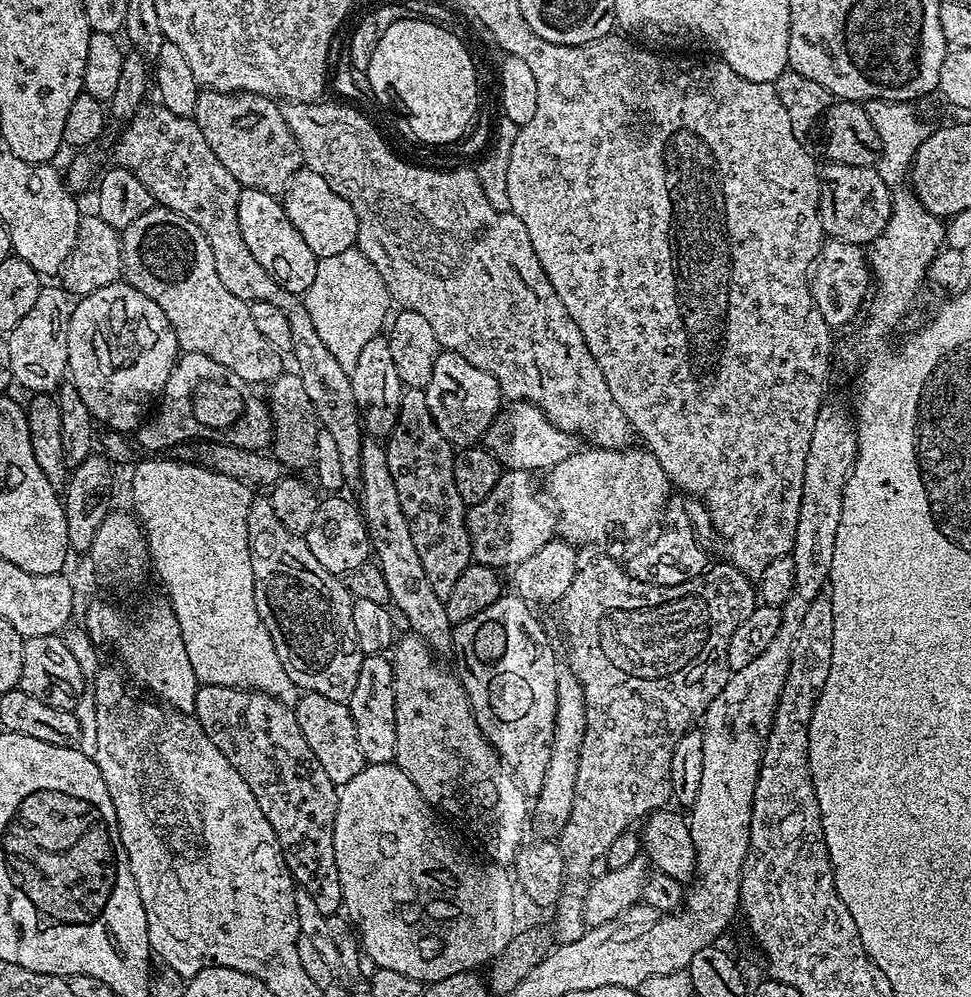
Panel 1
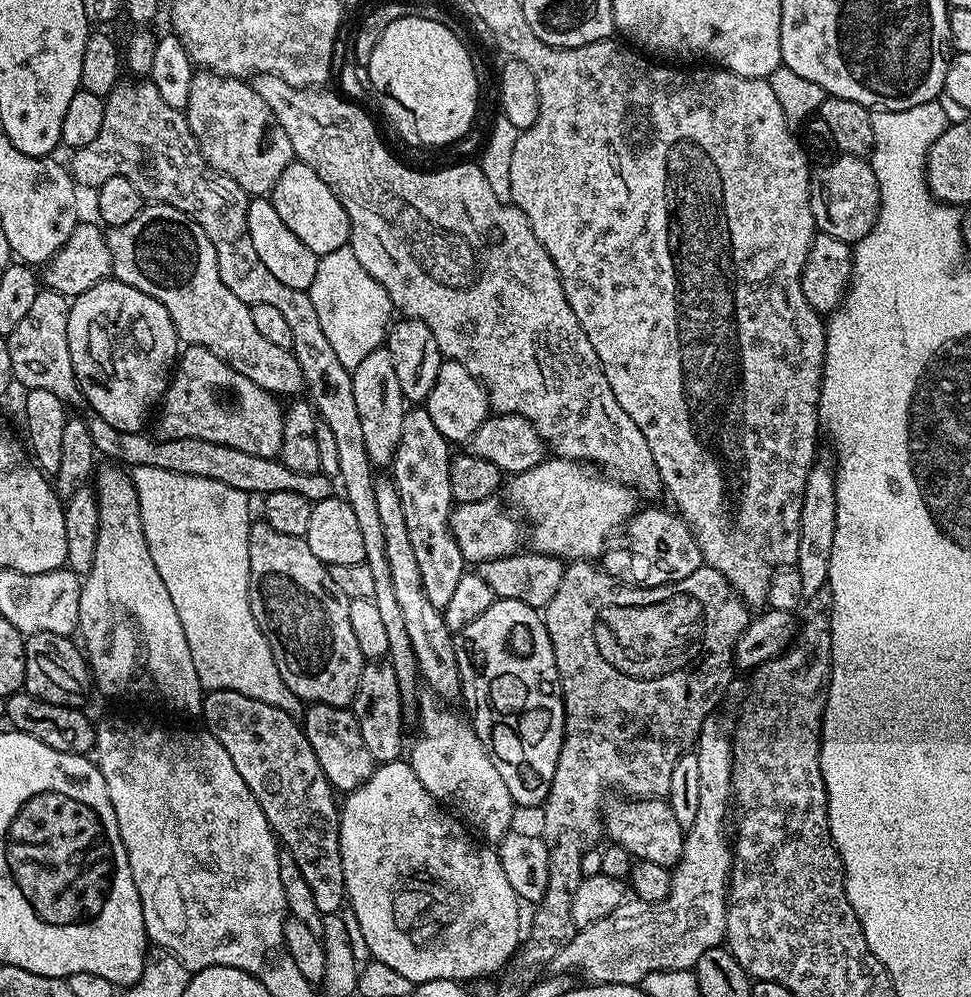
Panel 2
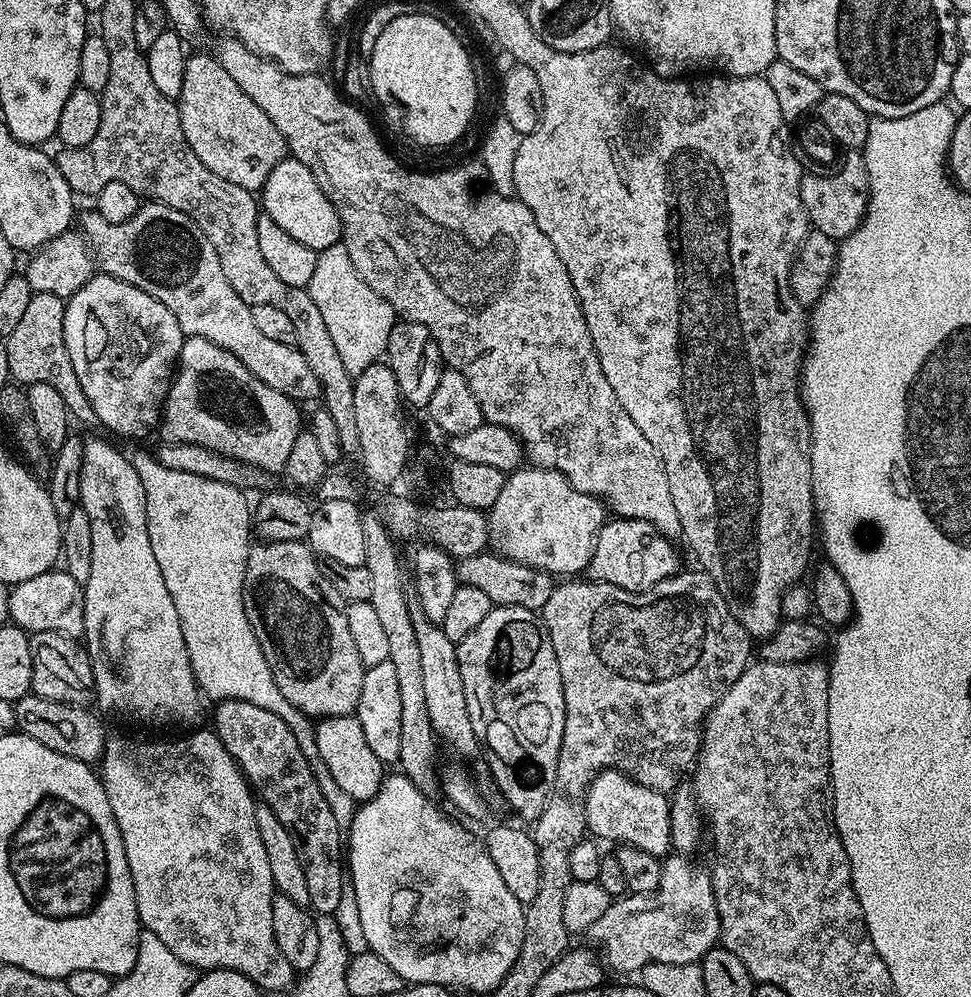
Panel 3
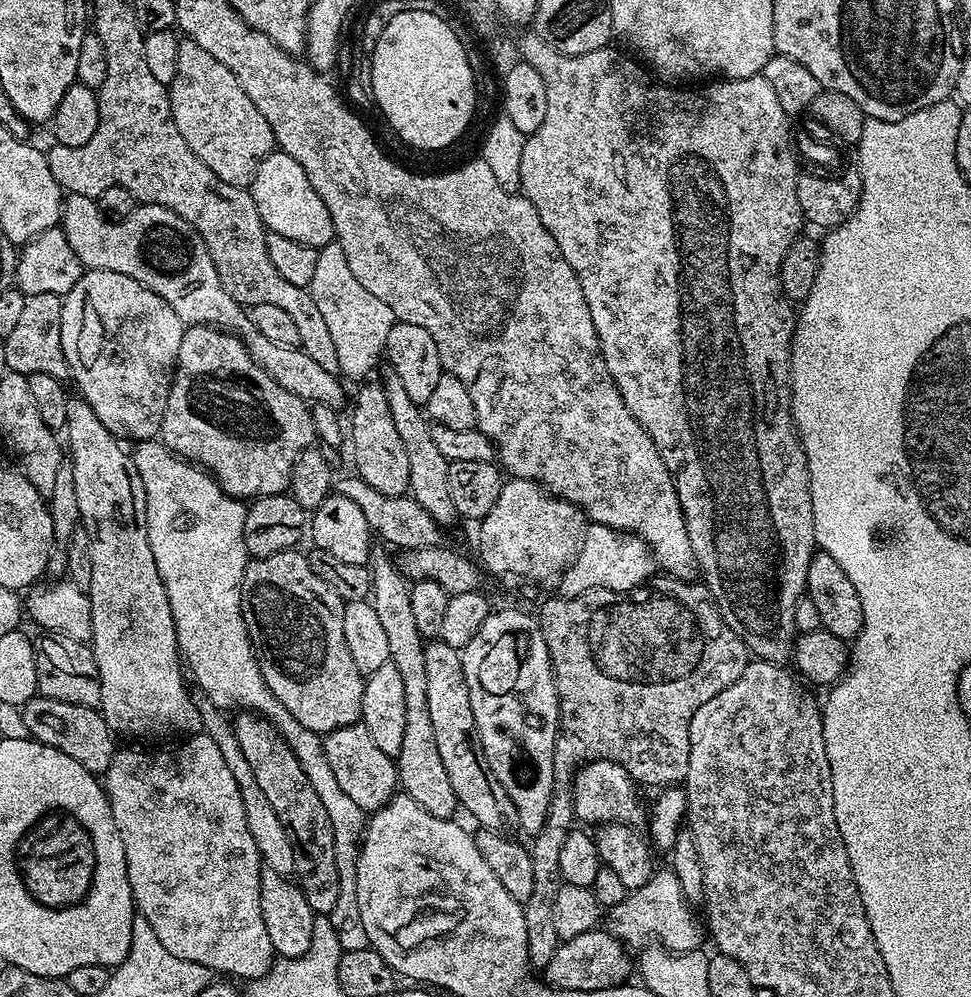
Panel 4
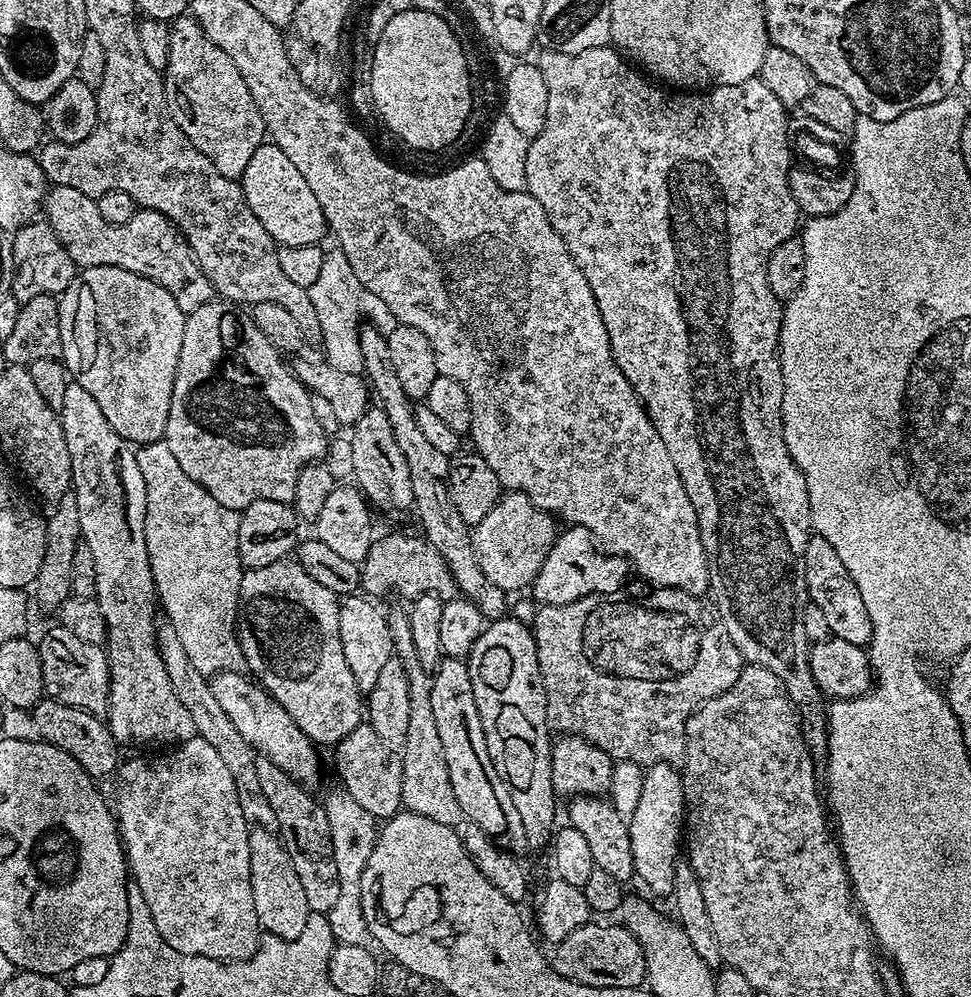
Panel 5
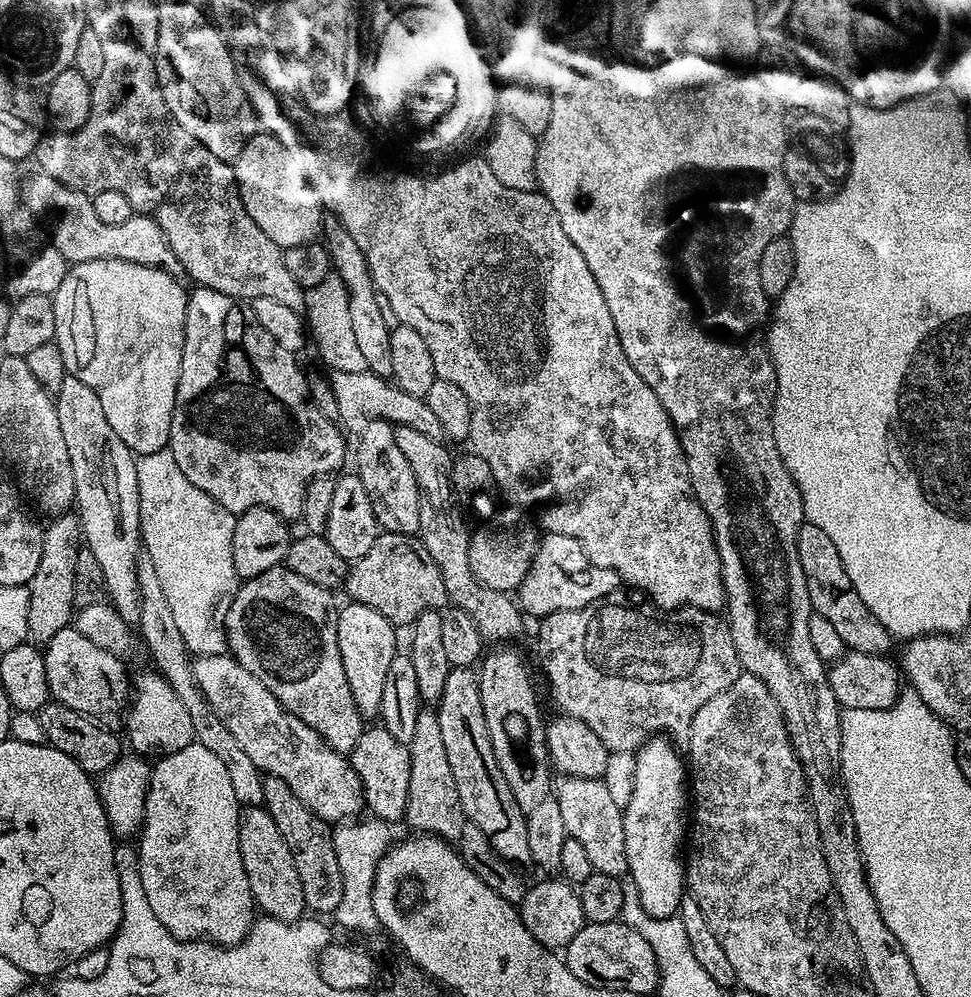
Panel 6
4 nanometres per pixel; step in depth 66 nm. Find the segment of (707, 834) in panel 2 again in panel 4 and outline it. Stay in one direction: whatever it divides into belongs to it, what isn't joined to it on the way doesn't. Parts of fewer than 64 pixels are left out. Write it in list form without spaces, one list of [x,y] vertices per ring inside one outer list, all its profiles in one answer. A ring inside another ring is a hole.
[[[671,870],[657,871],[646,886],[629,891],[628,897],[618,902],[618,906],[607,909],[606,928],[632,950],[655,942],[672,953],[695,952],[701,947],[702,924],[692,917],[691,911],[676,875]]]

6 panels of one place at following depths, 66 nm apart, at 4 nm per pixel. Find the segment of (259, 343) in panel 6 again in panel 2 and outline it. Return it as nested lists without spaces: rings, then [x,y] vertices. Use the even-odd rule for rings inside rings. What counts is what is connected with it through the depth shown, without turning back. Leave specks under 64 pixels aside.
[[[188,346],[179,353],[178,363],[172,373],[168,391],[164,393],[158,408],[160,421],[156,428],[159,439],[202,438],[206,442],[218,442],[222,446],[234,446],[234,450],[246,450],[246,454],[254,454],[258,458],[279,457],[284,433],[285,409],[280,408],[281,401],[272,393],[262,390],[262,386],[254,386],[246,374],[238,374],[226,362],[222,362],[210,350],[202,346]]]

